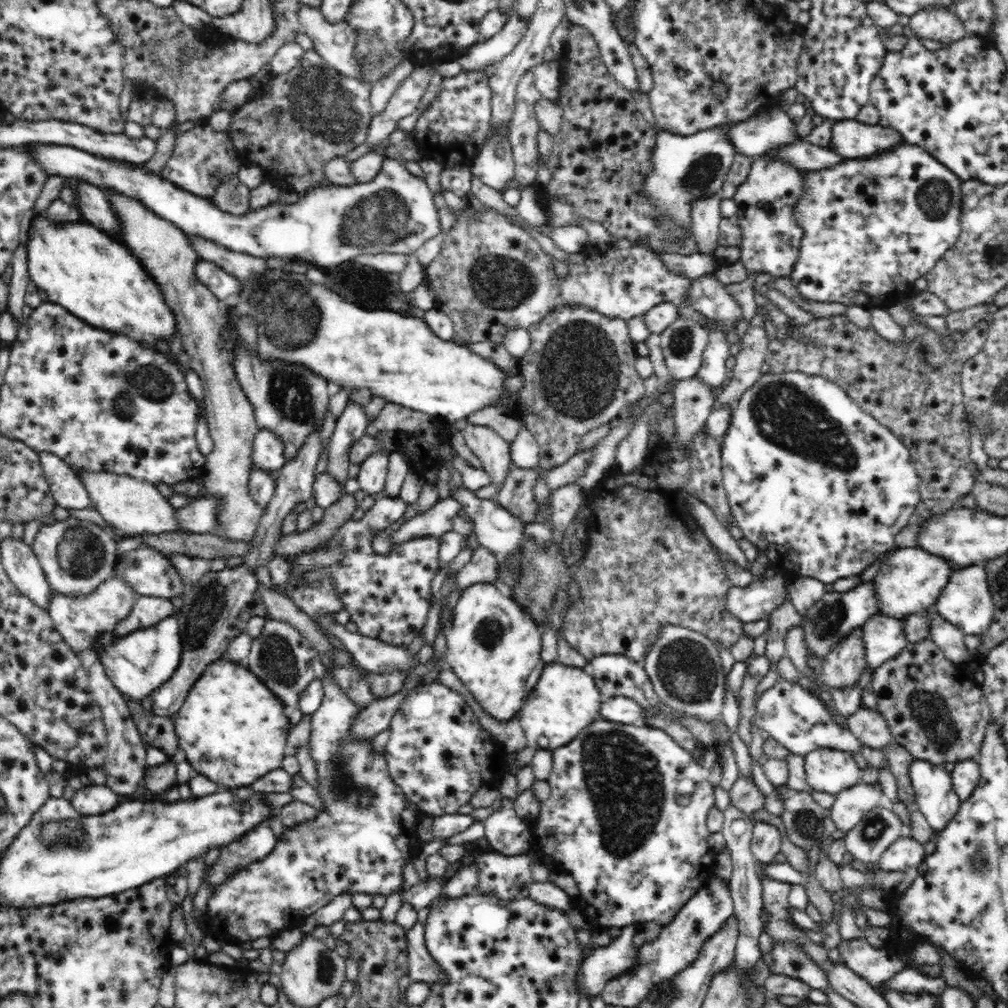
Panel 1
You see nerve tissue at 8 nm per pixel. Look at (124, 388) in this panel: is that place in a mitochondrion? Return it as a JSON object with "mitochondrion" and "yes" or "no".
{"mitochondrion":"yes"}

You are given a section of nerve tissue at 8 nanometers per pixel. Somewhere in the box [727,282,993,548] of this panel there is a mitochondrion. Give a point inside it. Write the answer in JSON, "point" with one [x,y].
{"point":[785,415]}

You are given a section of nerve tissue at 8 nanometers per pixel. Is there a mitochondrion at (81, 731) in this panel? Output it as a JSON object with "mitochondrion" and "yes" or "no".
{"mitochondrion":"no"}

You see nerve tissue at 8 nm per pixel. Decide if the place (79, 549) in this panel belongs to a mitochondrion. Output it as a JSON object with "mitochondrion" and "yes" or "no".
{"mitochondrion":"yes"}

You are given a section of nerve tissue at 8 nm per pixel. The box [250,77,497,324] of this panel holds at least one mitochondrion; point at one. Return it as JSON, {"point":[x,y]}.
{"point":[375,221]}

